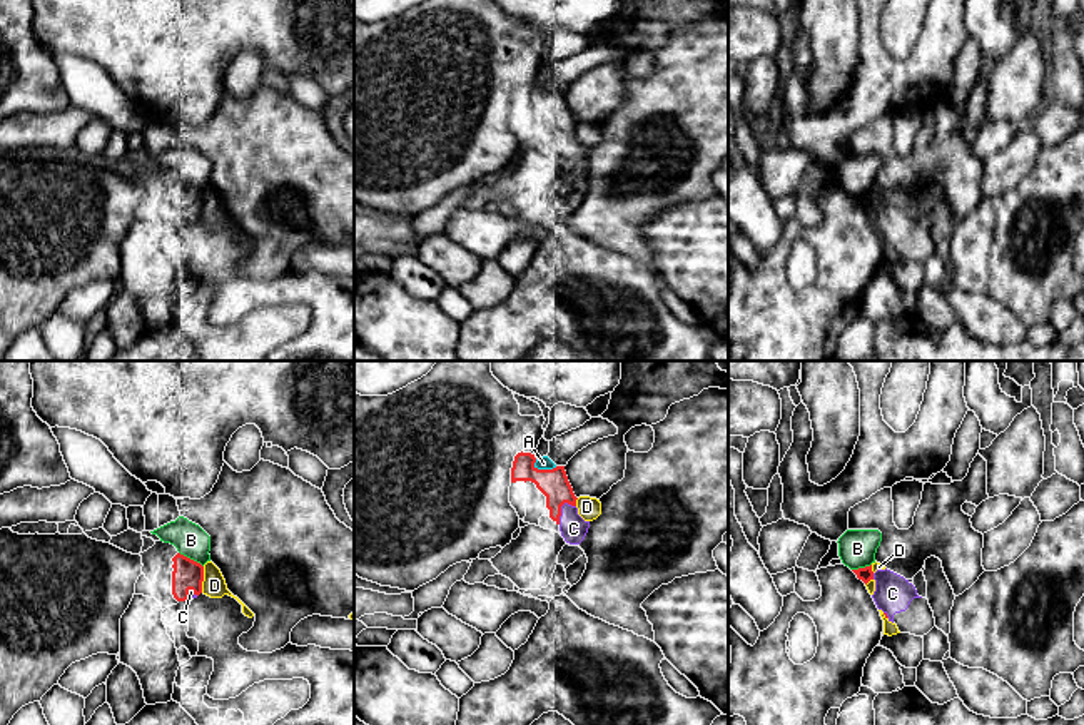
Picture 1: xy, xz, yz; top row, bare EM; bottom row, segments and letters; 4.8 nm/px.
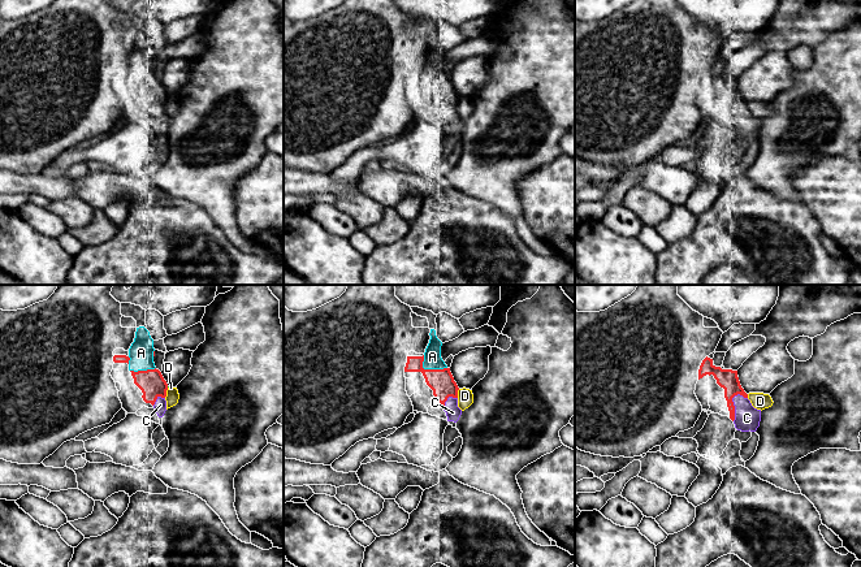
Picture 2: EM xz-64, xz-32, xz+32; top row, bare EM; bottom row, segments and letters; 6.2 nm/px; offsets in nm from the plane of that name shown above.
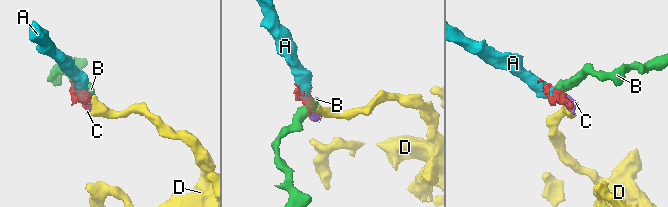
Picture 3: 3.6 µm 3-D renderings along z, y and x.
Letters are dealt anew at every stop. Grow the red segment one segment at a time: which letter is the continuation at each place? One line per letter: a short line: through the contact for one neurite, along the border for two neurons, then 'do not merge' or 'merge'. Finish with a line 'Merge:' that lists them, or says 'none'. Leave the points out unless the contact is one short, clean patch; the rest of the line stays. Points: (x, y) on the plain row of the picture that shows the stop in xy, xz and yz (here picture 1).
A: merge
B: do not merge
C: merge
D: do not merge
Merge: A, C

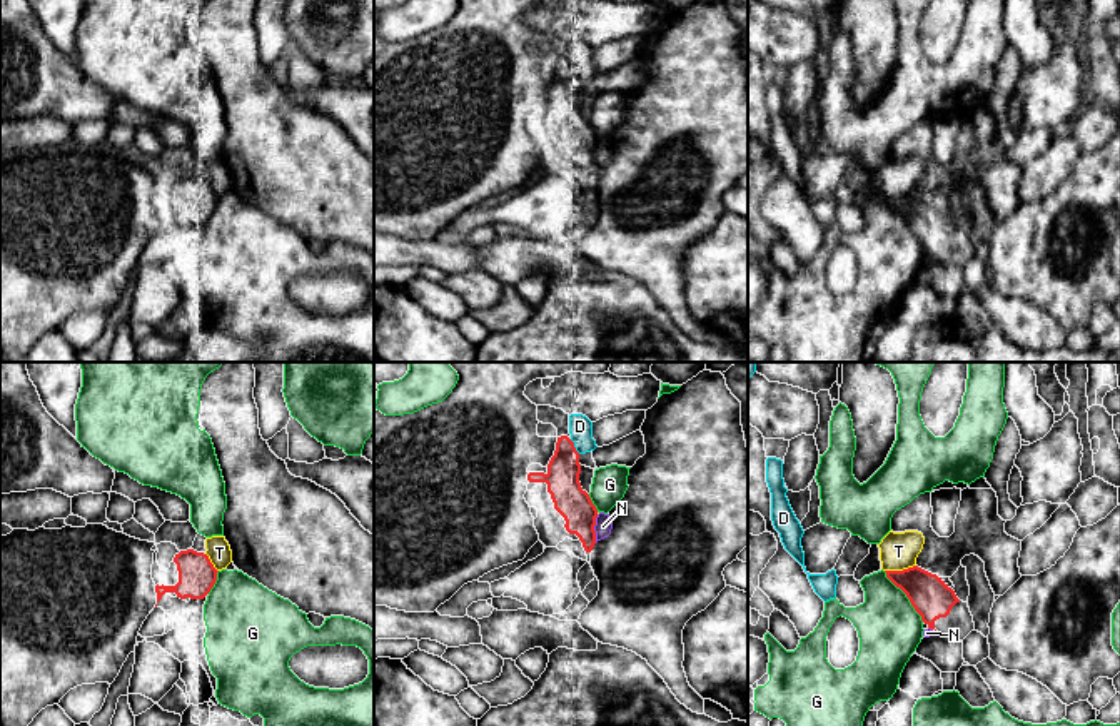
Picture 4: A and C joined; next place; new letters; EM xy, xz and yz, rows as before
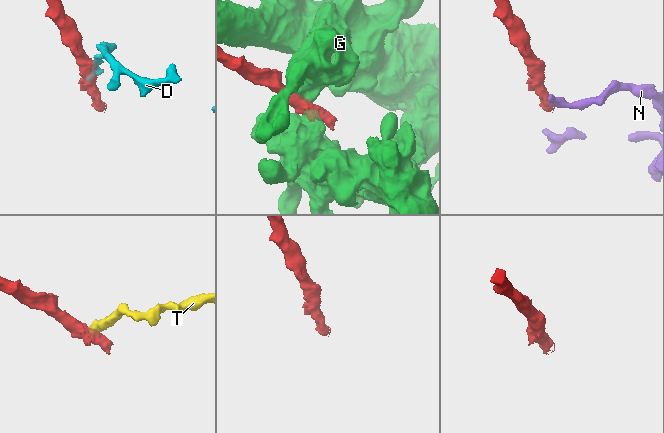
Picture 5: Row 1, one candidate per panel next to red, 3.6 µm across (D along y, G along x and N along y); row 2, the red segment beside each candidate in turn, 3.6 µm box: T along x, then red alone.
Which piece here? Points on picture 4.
D: do not merge
G: do not merge
N: xz (598, 141), (595, 167) | do not merge
T: do not merge
Merge: none

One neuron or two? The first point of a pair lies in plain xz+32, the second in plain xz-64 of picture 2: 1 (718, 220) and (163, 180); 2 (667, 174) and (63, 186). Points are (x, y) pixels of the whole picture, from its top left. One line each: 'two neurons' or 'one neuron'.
1: two neurons
2: two neurons

